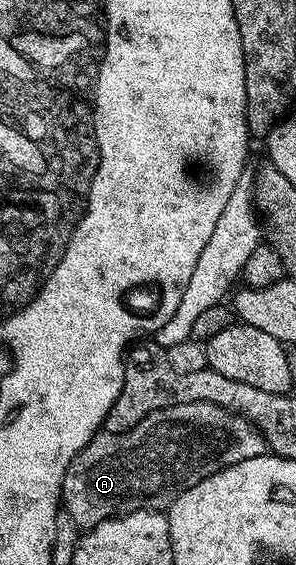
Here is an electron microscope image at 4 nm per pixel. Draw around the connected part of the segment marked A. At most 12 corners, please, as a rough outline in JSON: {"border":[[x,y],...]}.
{"border":[[193,401],[100,431],[67,466],[78,530],[168,509],[220,468],[262,431]]}

